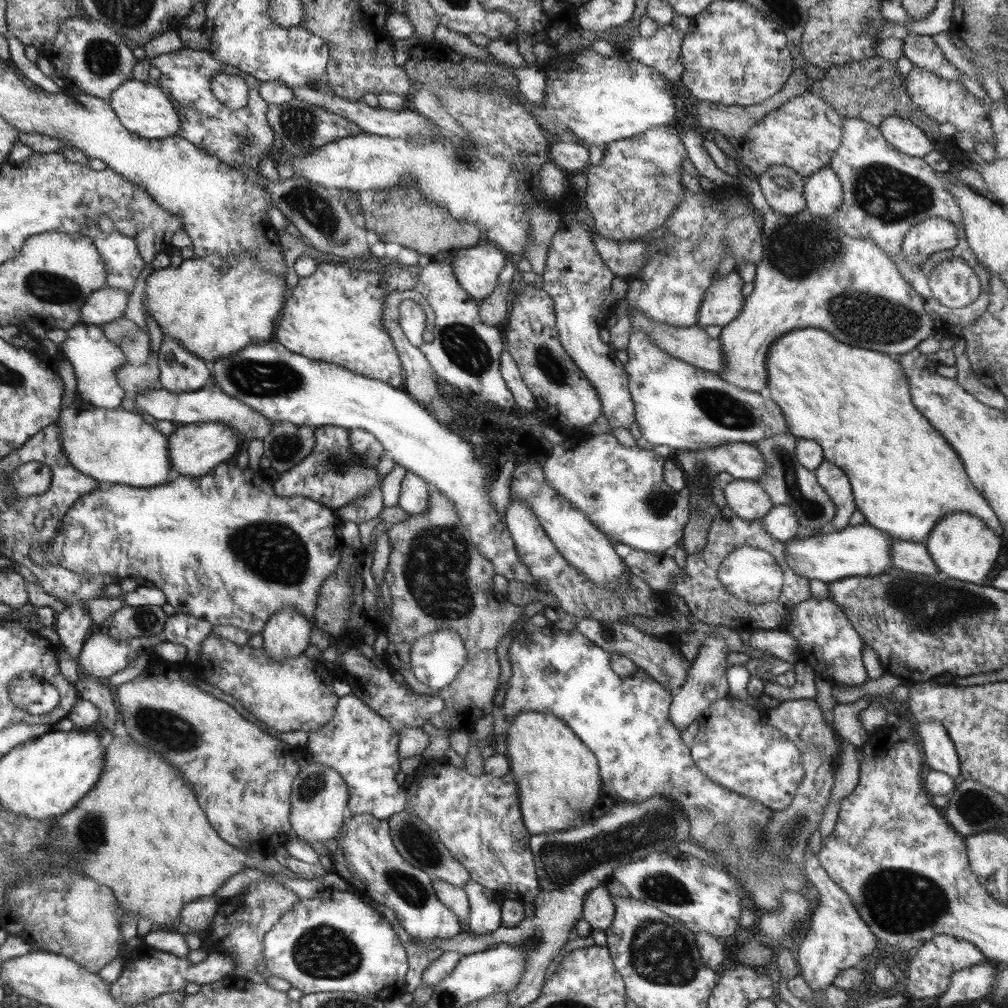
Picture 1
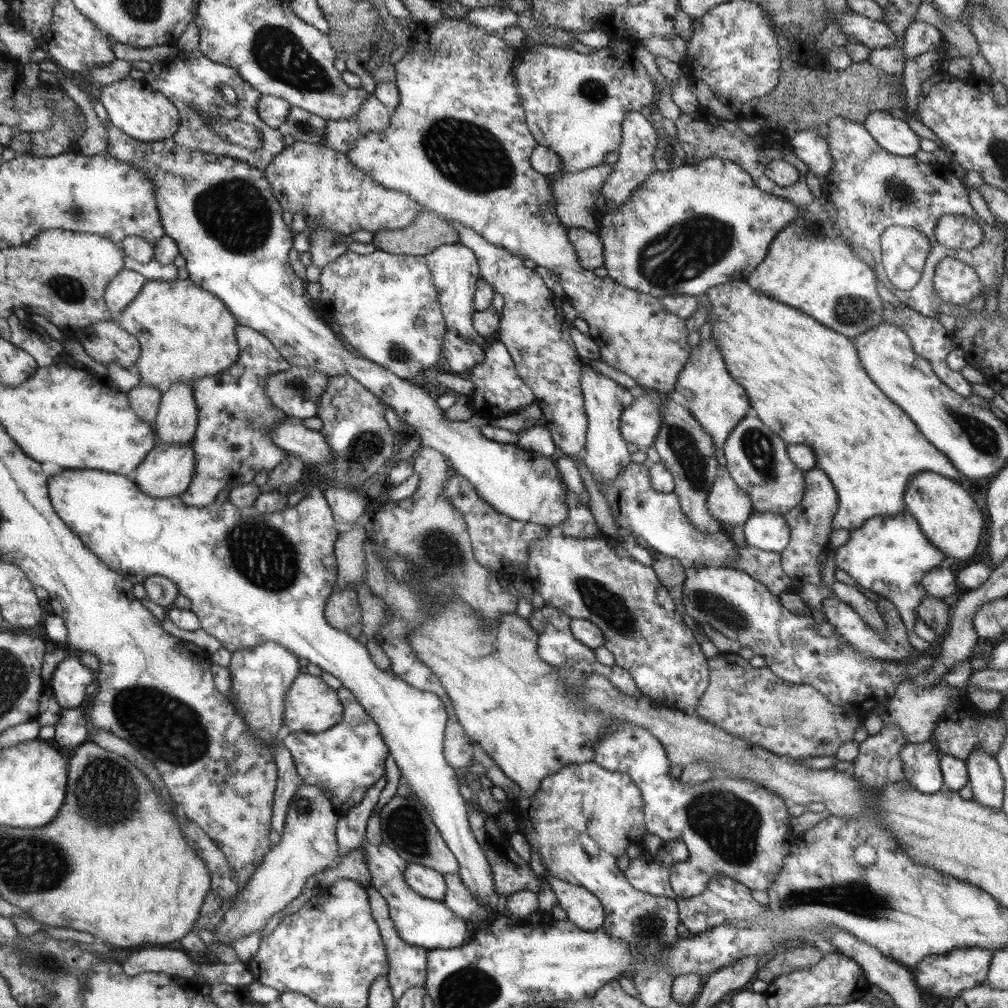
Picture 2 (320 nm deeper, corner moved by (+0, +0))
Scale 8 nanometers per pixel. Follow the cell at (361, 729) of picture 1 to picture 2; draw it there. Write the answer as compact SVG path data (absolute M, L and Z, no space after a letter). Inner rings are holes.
M344 687L337 692L343 703L342 723L324 734L285 732L282 744L290 751L304 784L321 788L338 806L340 813L346 816L354 806L362 803L371 786L384 778L384 768L380 766L384 766L389 749L386 748L379 725L372 720L354 693Z

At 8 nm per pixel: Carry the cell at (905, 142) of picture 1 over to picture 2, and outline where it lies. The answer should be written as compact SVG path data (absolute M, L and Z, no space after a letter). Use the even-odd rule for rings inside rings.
M871 112L863 125L874 140L892 154L907 157L920 150L920 137L910 129L905 120L892 117L890 112Z

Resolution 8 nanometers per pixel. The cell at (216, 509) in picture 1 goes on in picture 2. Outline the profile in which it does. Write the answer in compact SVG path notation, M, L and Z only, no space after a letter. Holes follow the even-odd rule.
M64 469L49 477L48 489L55 511L100 560L121 575L128 576L132 583L143 583L154 575L175 581L179 592L190 599L189 609L198 615L201 628L215 636L224 648L234 652L275 642L341 680L342 687L354 693L382 730L383 740L391 750L403 781L410 785L412 793L419 798L456 857L460 865L458 874L464 886L480 902L495 901L490 864L467 820L467 801L459 793L458 770L448 765L444 757L448 713L443 700L408 684L390 670L378 669L366 645L350 633L336 629L327 620L327 600L338 578L338 558L334 552L339 533L334 524L334 510L318 485L318 478L308 477L306 496L297 505L266 513L260 513L253 505L239 508L230 500L222 504L192 506L181 495L168 498L148 496L130 477L92 469Z

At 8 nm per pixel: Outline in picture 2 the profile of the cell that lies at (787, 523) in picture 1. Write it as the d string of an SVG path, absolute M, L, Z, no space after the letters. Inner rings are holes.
M754 512L743 526L745 540L750 546L781 553L789 545L790 528L784 515Z

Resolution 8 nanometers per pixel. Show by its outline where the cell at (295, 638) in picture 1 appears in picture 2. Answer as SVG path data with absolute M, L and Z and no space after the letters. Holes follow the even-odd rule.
M275 642L262 643L252 649L240 649L232 652L228 667L231 676L231 694L238 713L246 720L248 729L252 730L260 743L271 750L276 738L283 738L284 711L286 696L300 674L300 662L295 653Z

